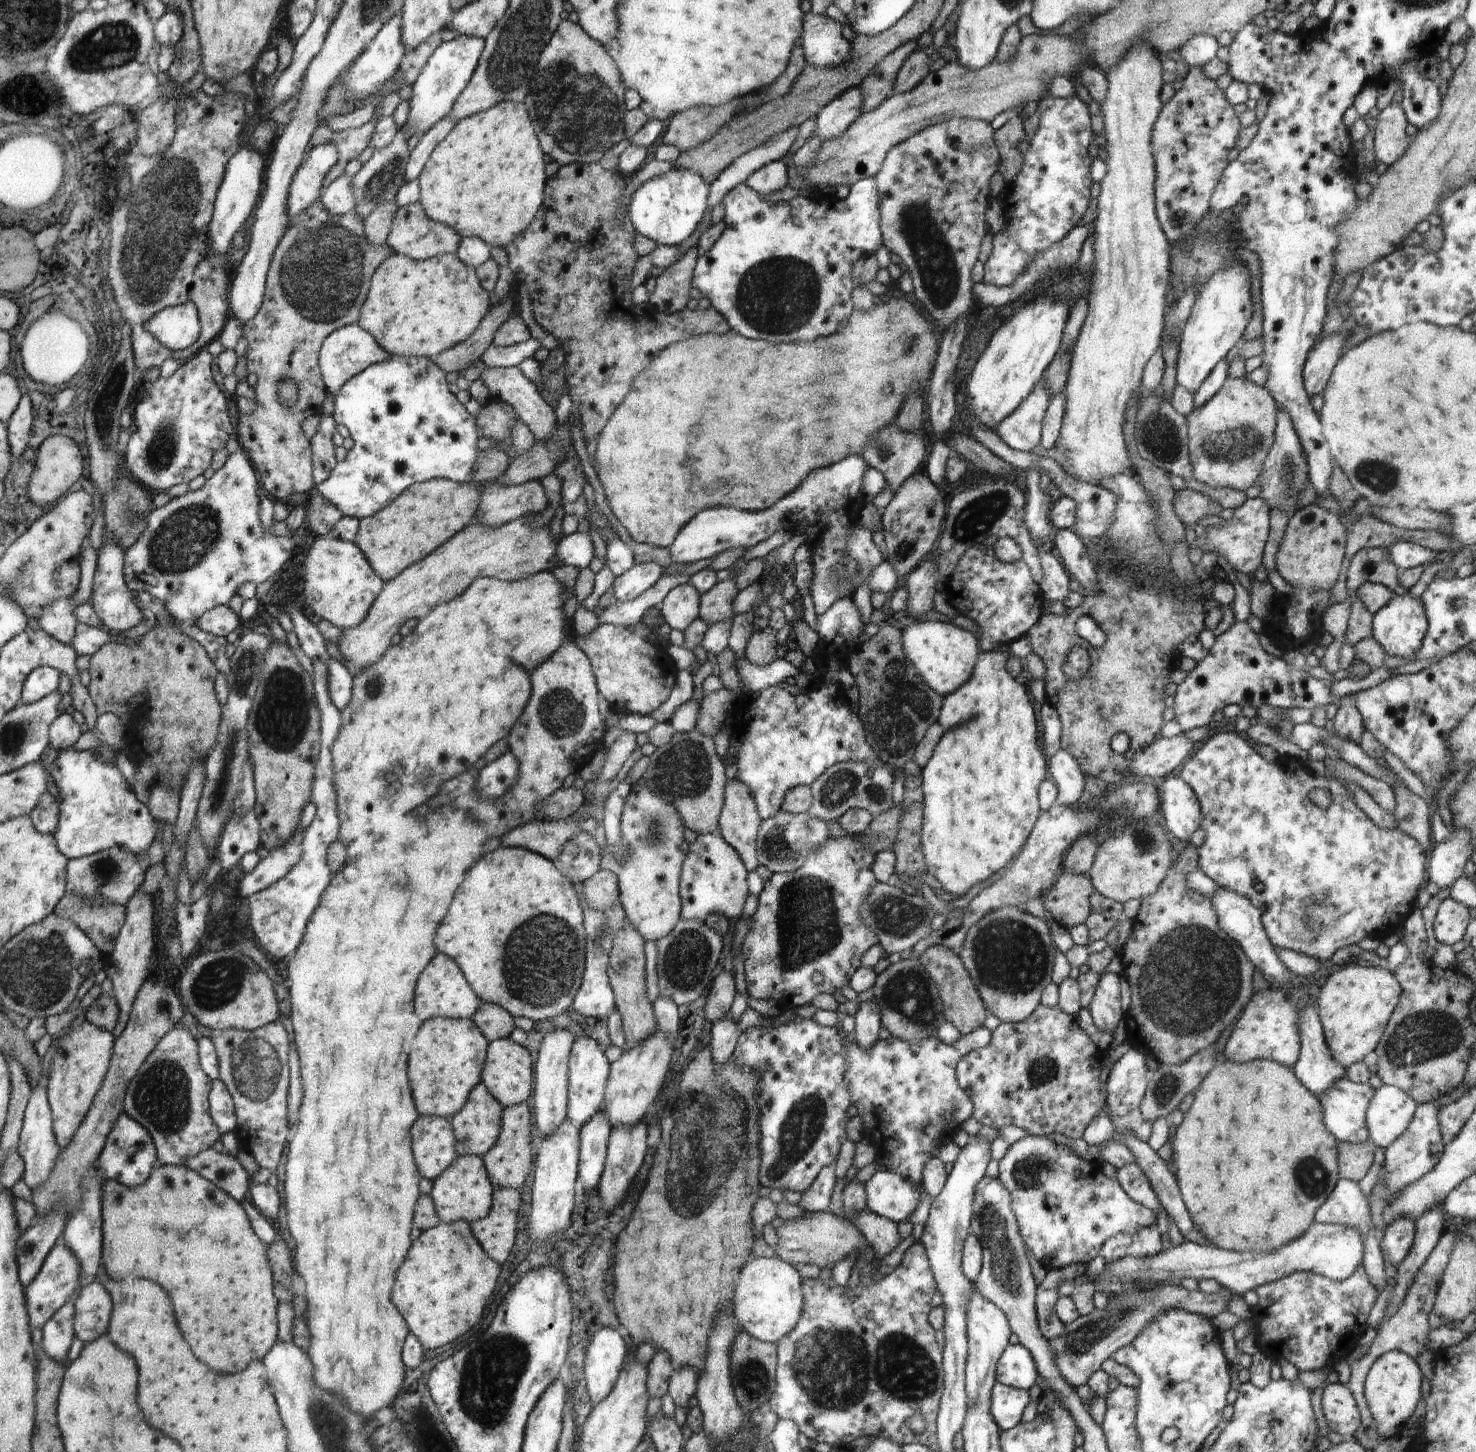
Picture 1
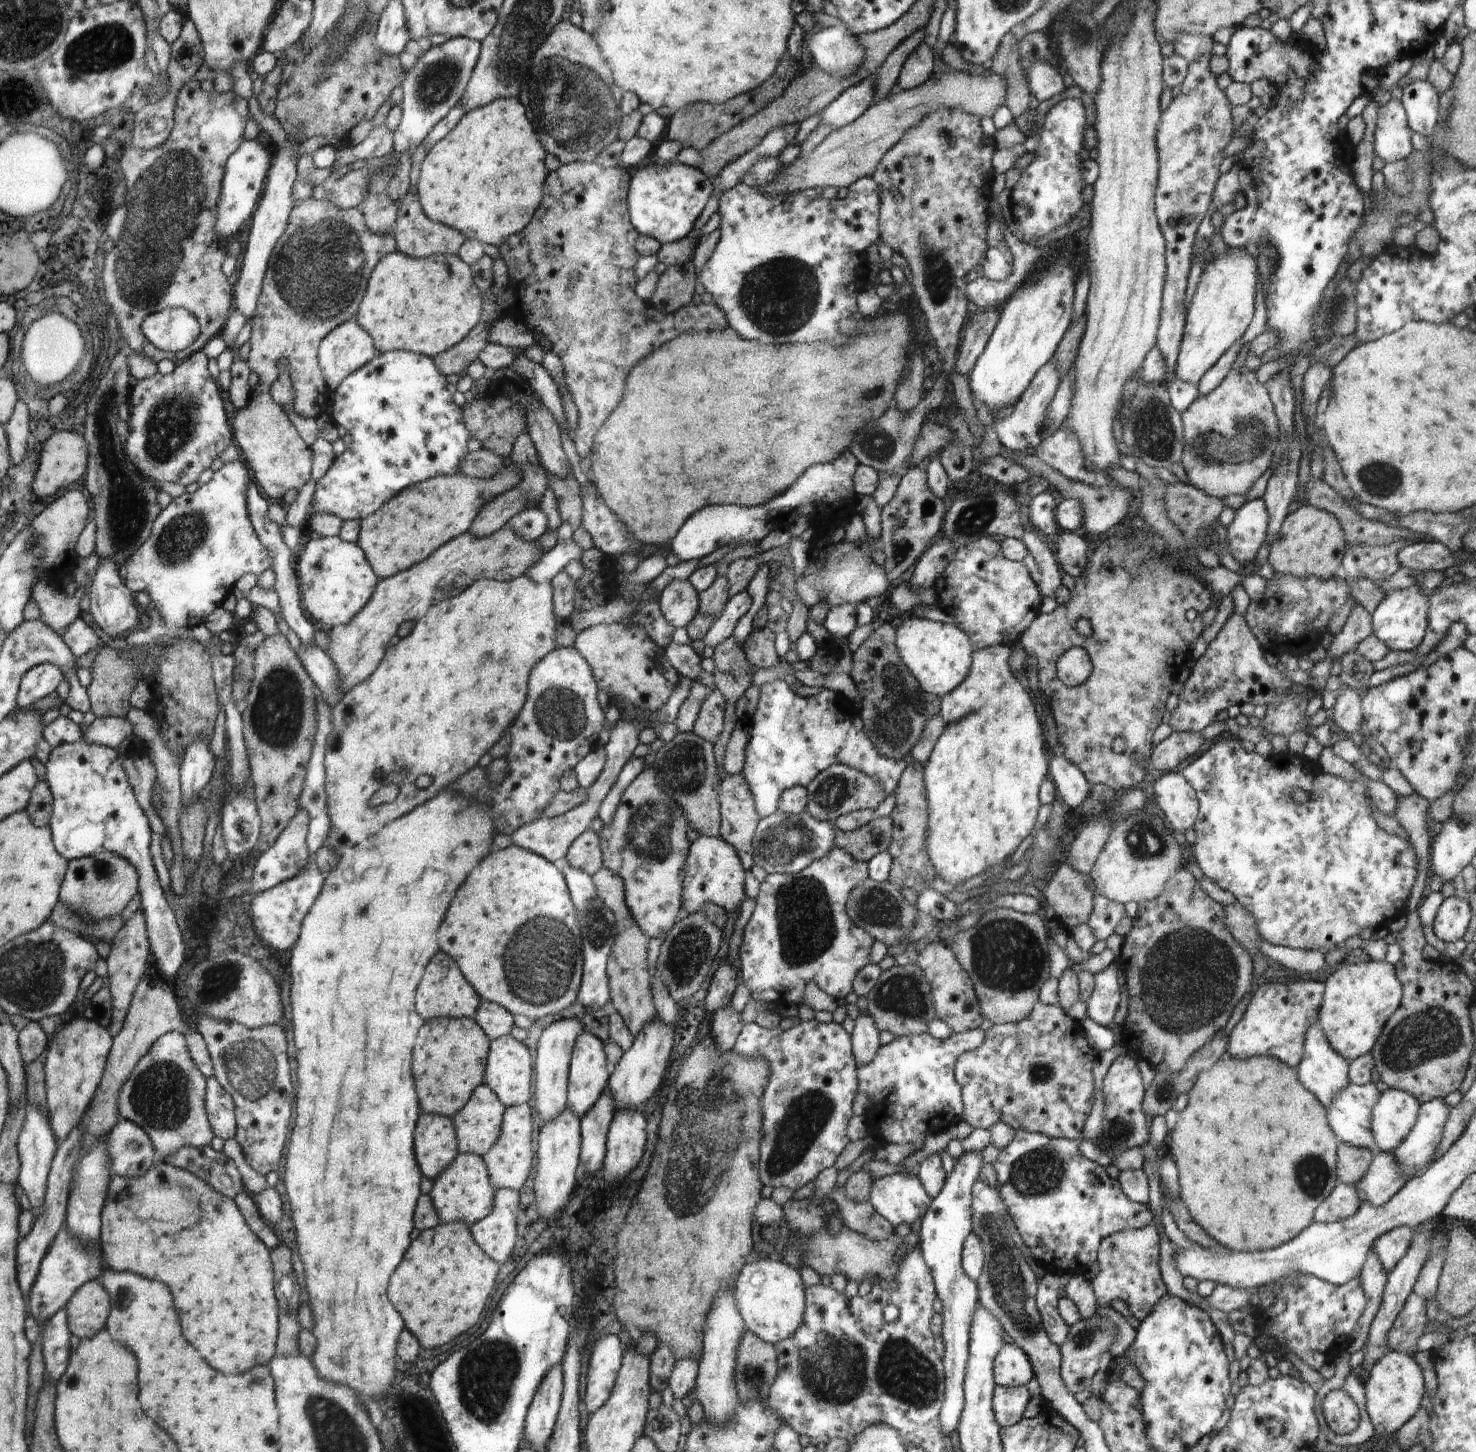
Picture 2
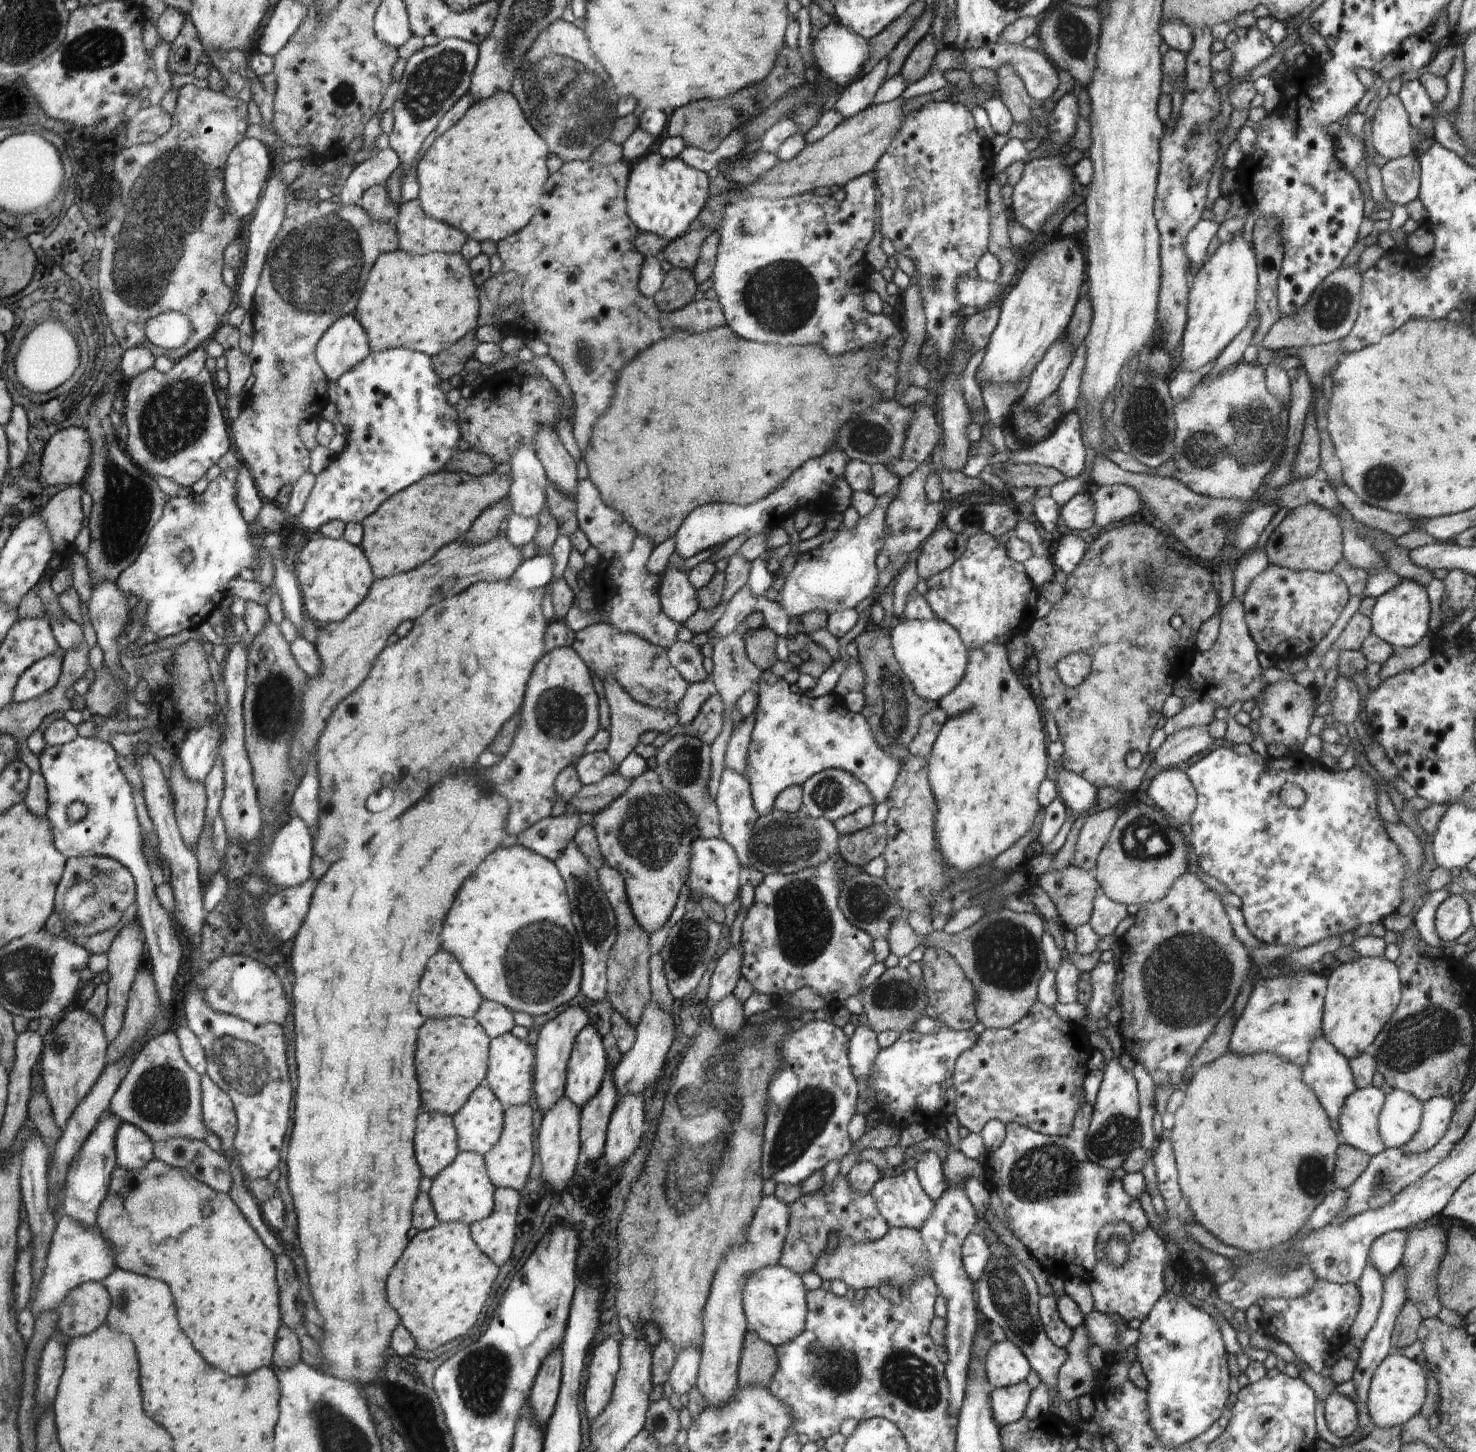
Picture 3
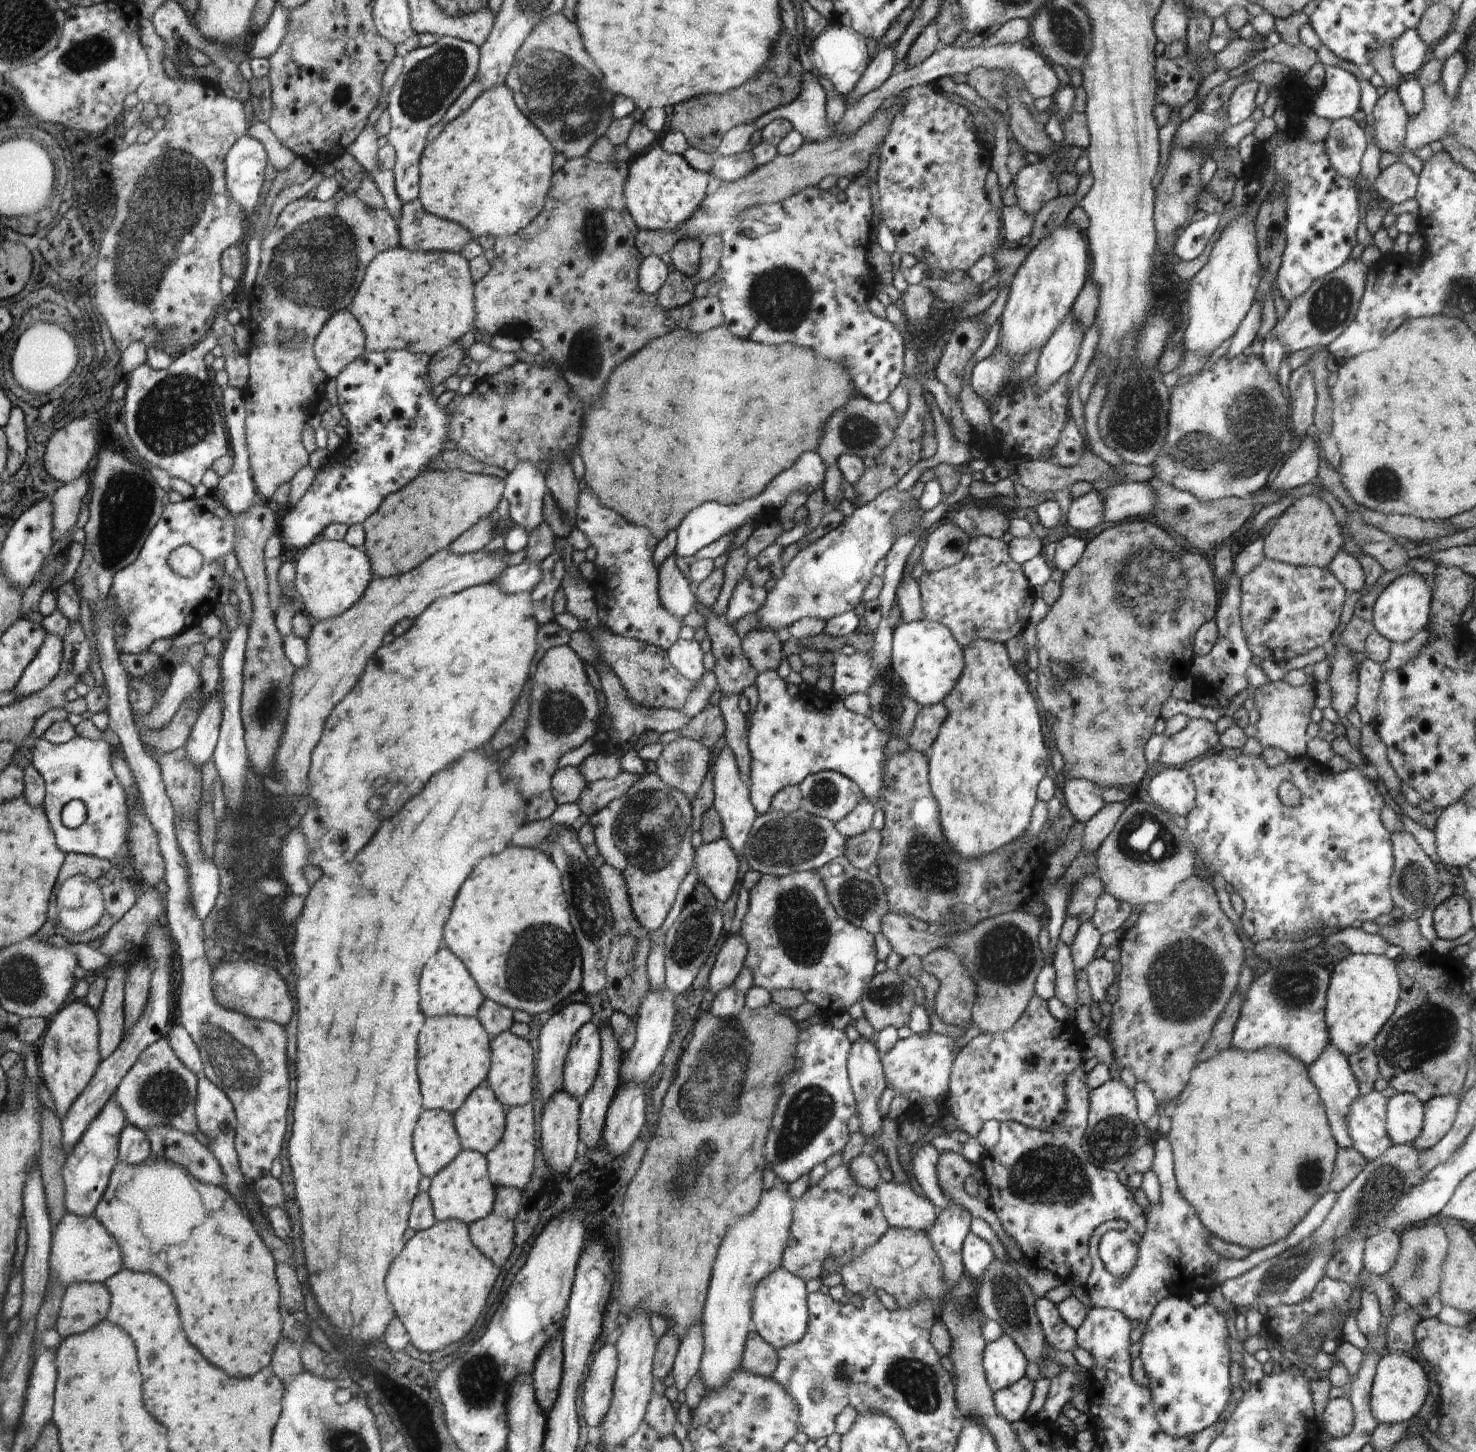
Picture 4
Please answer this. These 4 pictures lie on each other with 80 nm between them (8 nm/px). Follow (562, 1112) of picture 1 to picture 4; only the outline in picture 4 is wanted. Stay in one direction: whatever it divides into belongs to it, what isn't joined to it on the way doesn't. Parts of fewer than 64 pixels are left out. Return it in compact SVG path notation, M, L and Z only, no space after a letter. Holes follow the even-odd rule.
M572 1002L568 1006L564 1006L560 1012L556 1012L550 1020L548 1020L539 1033L539 1065L536 1076L538 1076L538 1089L541 1096L539 1097L543 1103L547 1103L556 1092L563 1089L564 1084L564 1062L566 1062L566 1054L570 1050L572 1038L574 1034L584 1026L590 1023L591 1009L582 1002Z

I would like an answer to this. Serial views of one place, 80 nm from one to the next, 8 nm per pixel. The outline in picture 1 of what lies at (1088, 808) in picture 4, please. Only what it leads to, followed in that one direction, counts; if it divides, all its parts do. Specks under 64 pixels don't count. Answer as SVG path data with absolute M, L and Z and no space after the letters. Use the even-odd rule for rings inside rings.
M1058 749L1051 758L1051 780L1057 788L1058 796L1054 805L1077 807L1083 793L1085 778L1076 759L1064 749Z

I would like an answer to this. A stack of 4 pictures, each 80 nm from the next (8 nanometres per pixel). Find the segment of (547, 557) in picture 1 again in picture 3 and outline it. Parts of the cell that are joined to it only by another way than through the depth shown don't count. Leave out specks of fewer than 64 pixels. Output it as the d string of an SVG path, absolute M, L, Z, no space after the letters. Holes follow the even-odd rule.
M494 536L479 546L466 544L463 539L456 540L414 571L376 579L376 584L371 586L372 596L368 596L368 600L364 600L364 604L360 604L360 608L356 608L356 612L352 612L352 616L344 621L319 625L315 646L320 656L320 674L316 678L308 678L308 686L304 688L300 702L298 734L290 746L290 764L294 766L298 779L305 774L308 760L311 760L335 709L361 687L362 680L369 678L388 636L394 634L406 620L420 618L422 612L433 604L442 603L444 598L462 590L466 591L472 584L512 580L515 572L523 566L521 551L522 548L512 545L506 536Z

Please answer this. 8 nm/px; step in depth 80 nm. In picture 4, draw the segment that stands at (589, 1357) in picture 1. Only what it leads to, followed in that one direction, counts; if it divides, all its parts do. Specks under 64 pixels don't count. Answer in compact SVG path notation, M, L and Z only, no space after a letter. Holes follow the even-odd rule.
M606 1342L594 1354L589 1366L588 1379L584 1384L584 1420L590 1429L599 1426L610 1411L614 1399L615 1376L618 1374L619 1352L615 1344Z

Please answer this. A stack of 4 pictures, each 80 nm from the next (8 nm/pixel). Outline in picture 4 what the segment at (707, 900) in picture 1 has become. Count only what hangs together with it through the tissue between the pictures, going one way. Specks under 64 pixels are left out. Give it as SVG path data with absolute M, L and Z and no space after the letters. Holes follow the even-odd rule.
M724 838L714 840L714 842L699 840L695 860L700 884L708 888L708 892L712 893L712 896L716 898L719 904L726 902L726 898L734 892L734 886L736 886L736 880L738 880L738 866L740 866L738 858L736 858L736 854L734 854L734 850L731 848L729 842Z

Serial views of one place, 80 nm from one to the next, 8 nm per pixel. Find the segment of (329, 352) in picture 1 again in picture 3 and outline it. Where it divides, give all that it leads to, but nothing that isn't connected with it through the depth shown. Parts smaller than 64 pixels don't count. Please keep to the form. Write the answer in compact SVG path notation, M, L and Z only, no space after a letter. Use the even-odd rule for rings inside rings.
M345 315L322 337L315 356L330 382L339 381L372 352L370 337L353 315Z

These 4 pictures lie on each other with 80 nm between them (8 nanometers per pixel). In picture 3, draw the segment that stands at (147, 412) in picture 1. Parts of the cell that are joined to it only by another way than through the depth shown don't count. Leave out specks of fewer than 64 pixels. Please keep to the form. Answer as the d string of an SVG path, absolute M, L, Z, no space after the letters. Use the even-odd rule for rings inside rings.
M208 341L197 351L177 362L177 366L168 373L158 371L155 367L140 376L129 380L127 385L127 407L123 412L124 421L129 429L125 447L135 463L146 472L156 477L168 477L176 480L182 487L193 488L202 481L208 470L216 465L220 458L230 450L230 436L226 420L222 418L222 408L216 400L216 384L212 372L208 370Z

